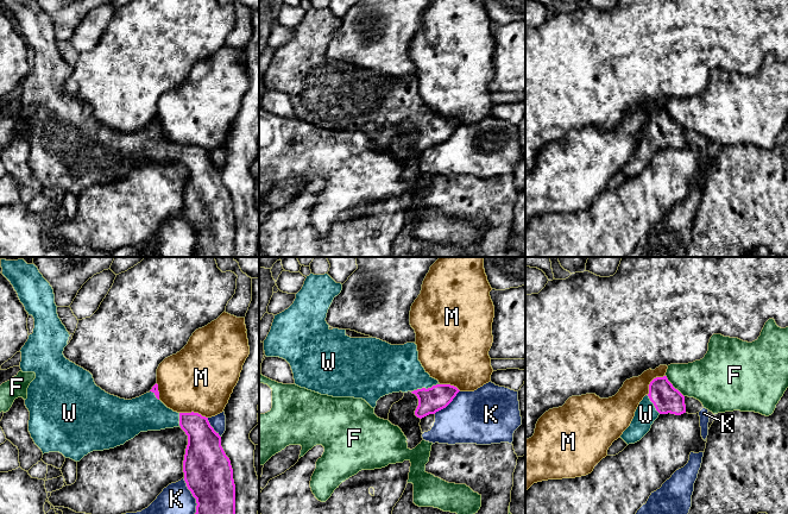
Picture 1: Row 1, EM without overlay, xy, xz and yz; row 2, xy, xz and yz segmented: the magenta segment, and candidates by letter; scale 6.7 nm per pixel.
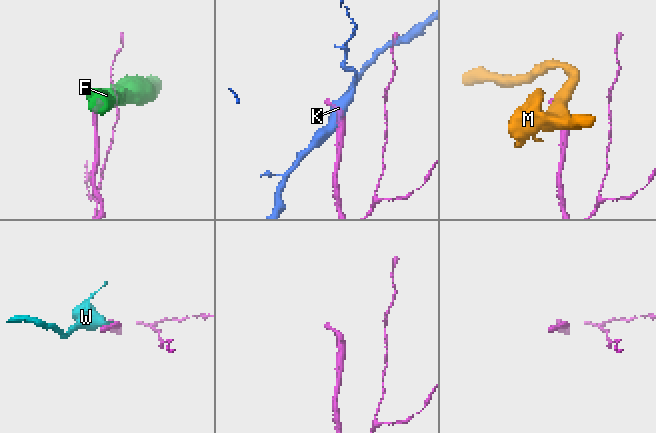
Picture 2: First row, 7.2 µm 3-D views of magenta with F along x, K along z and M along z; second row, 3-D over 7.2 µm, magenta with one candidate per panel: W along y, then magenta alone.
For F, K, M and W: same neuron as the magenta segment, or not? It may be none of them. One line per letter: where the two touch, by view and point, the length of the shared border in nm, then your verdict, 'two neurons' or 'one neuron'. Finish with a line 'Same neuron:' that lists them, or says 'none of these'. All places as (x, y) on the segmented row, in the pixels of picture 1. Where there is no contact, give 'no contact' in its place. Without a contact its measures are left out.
F: yz (672, 386) | 200 nm | two neurons
K: xy (193, 495) | 260 nm | two neurons
M: xy (193, 412) | 200 nm | two neurons
W: xz (424, 388) | 200 nm | one neuron
Same neuron: W

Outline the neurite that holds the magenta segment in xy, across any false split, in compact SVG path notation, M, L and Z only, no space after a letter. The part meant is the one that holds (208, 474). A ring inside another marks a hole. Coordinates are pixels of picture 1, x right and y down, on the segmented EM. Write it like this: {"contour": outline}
{"contour": "M1 259L1 268L25 311L34 319L33 333L20 350L20 369L23 372L36 374L27 388L25 406L30 412L29 432L43 455L59 452L65 458L80 462L93 451L124 445L140 432L181 427L188 435L183 472L187 487L196 499L195 514L235 514L233 469L221 446L221 437L210 426L208 418L168 408L159 400L157 383L149 393L132 400L102 390L89 371L64 357L70 334L58 318L53 289L38 268L24 259Z"}

